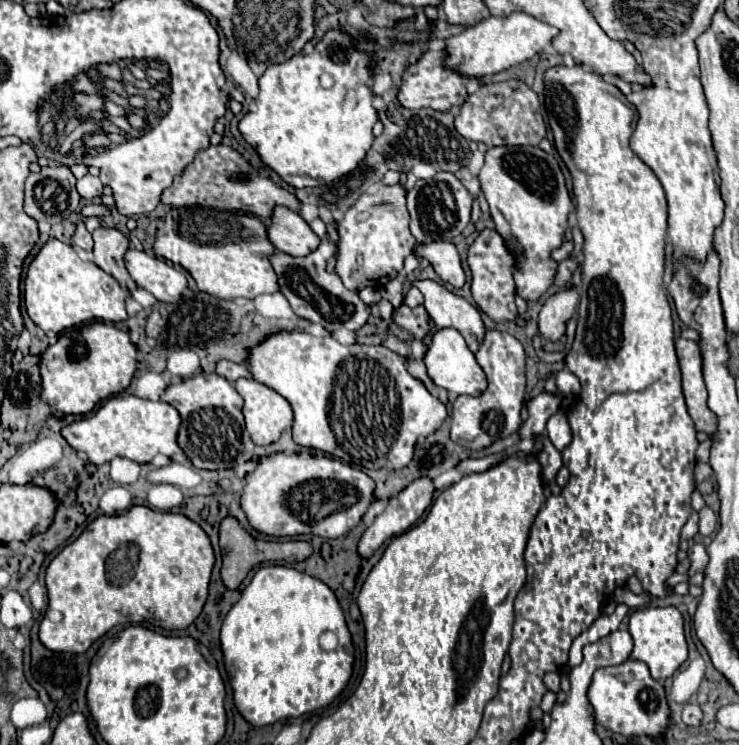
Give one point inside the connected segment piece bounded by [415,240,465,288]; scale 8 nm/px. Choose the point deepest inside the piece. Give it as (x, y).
(443, 257)

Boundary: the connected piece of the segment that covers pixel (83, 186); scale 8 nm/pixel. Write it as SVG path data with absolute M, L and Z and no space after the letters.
M85 174L81 180L77 180L77 192L81 194L81 198L95 198L95 196L101 196L101 190L103 190L103 184L97 176L91 176L91 174Z

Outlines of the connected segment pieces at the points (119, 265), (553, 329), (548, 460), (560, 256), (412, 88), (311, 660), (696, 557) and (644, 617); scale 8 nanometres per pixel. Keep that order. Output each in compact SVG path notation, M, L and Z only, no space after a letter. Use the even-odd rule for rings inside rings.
M97 228L93 232L93 262L117 278L121 286L133 286L133 280L129 278L125 264L123 264L123 254L129 248L129 240L117 230L117 228Z
M565 288L551 296L539 312L539 334L543 340L557 342L565 334L565 324L579 302L575 288Z
M543 440L543 450L539 454L539 462L543 466L543 478L545 478L545 484L553 482L555 480L555 474L559 472L561 468L561 452L551 444L551 440Z
M565 240L559 248L555 248L555 250L551 252L551 258L553 258L555 262L567 260L567 258L569 258L569 254L571 254L571 250L573 250L573 242L571 242L571 240Z
M427 50L415 64L407 66L407 70L403 72L401 88L397 92L397 100L403 108L409 108L409 110L431 108L437 112L451 112L453 108L463 106L467 98L469 82L479 80L479 78L461 76L457 70L445 66L445 56L447 56L445 50Z
M287 566L259 568L251 584L243 590L239 602L229 610L221 628L221 650L225 670L233 686L233 698L247 722L253 726L267 726L277 720L297 718L331 704L347 686L353 670L355 648L351 632L345 624L345 614L335 592L321 580ZM323 632L337 634L337 648L327 652L321 648L319 638Z
M693 544L689 548L689 560L691 560L691 568L689 568L689 574L697 574L697 572L703 572L707 562L709 562L709 556L705 552L705 546L703 544Z
M647 606L635 610L629 618L629 632L635 642L631 658L643 660L649 666L651 676L655 680L665 680L673 676L675 670L687 660L689 648L685 640L685 622L683 622L683 614L675 606L665 606L665 608Z

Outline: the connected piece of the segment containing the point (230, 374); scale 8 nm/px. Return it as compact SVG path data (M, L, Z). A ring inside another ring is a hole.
M221 360L221 362L217 362L217 366L215 366L215 372L219 374L219 376L223 376L223 378L227 378L229 382L235 382L237 378L251 378L251 372L247 370L247 366L243 366L243 364L235 364L235 362L229 362L229 360Z

